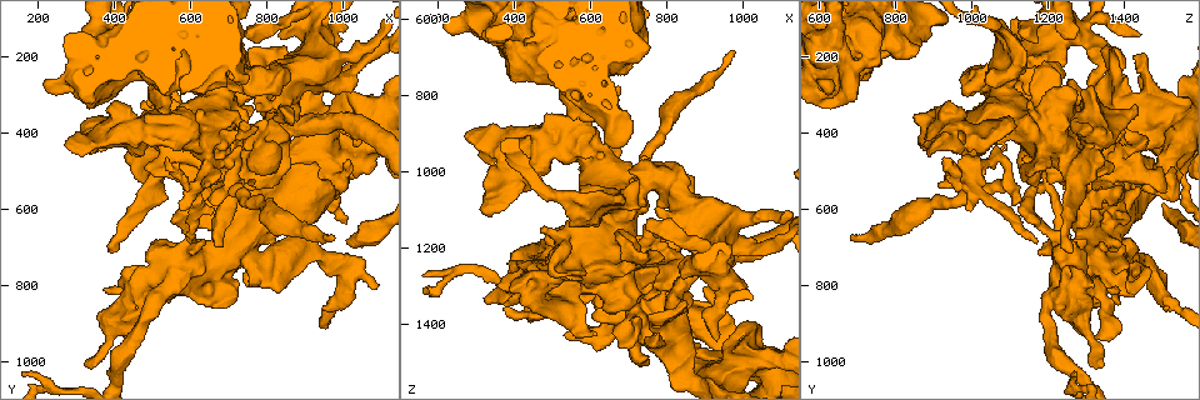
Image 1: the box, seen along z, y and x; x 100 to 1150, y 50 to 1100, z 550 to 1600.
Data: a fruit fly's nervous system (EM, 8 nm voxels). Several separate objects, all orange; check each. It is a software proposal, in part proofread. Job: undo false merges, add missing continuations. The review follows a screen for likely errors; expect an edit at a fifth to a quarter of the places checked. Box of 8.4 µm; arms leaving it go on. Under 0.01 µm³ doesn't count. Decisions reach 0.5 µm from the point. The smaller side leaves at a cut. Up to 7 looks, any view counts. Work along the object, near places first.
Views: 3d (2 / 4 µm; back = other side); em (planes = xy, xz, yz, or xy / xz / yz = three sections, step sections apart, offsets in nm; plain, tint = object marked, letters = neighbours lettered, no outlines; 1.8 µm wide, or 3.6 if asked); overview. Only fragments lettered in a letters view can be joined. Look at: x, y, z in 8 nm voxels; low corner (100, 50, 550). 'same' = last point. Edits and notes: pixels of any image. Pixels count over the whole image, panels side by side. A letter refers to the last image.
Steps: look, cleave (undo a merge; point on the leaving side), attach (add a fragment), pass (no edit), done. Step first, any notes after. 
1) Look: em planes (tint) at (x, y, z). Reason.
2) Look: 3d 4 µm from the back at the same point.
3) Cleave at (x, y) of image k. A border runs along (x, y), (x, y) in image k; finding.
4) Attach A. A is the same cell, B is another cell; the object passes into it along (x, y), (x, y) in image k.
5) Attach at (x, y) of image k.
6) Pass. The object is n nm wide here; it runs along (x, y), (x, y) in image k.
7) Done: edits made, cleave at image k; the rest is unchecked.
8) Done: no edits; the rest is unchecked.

Look: em 3.6 µm yz step 16 (tint) at (370, 155, 635). Sharp bend.

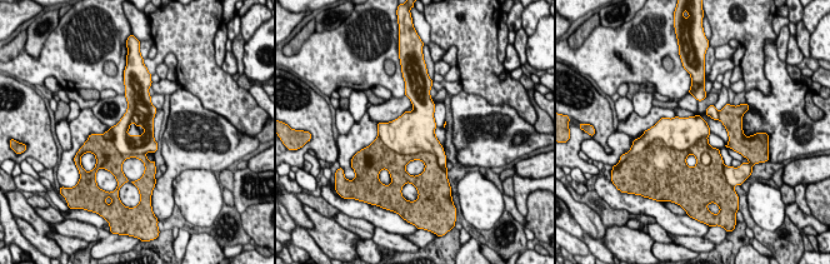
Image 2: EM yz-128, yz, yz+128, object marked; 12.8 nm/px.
Look: em 3.6 µm planes (letters) at the same point.

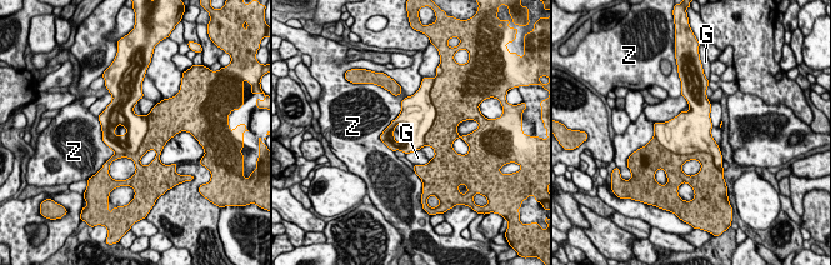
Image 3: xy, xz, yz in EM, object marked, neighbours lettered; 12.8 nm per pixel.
Cleave at (682, 135) of image 3. The object is 440 nm wide here; G and Z are other cells; a border runs along (654, 135), (716, 168) in image 3; a second neuron is stuck on.

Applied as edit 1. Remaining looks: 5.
Look: em 3.6 µm planes (letters) at (390, 705, 1270). Branch stops here.

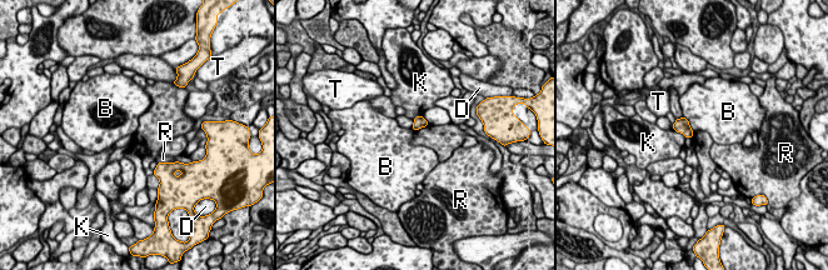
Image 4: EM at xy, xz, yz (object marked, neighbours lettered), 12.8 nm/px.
Pass. The longest contact is with B, 260 nm; B, D, K, R and T are other cells; none of them fits.

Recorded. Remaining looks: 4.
Look: overview.

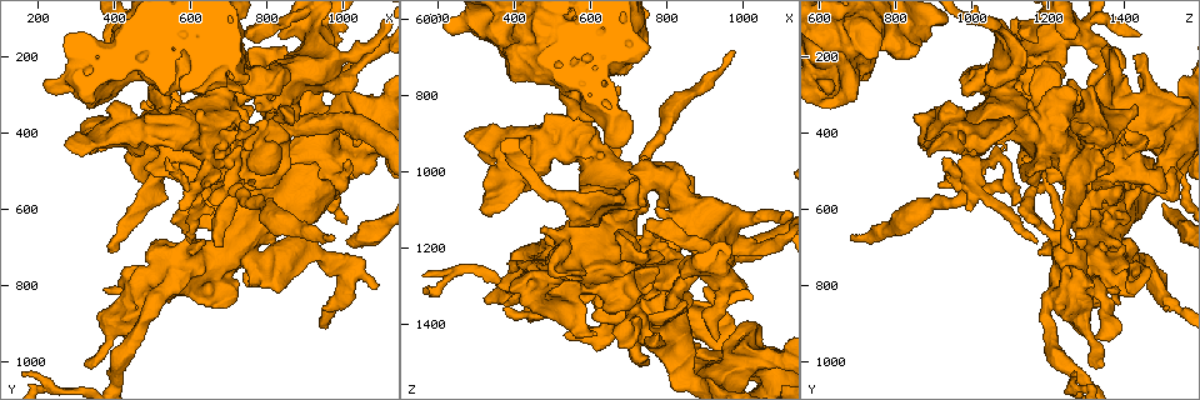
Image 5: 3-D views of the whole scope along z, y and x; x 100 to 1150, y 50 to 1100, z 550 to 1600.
Look: em 3.6 µm yz step 16 (tint) at (770, 555, 1295). Sudden change in width.

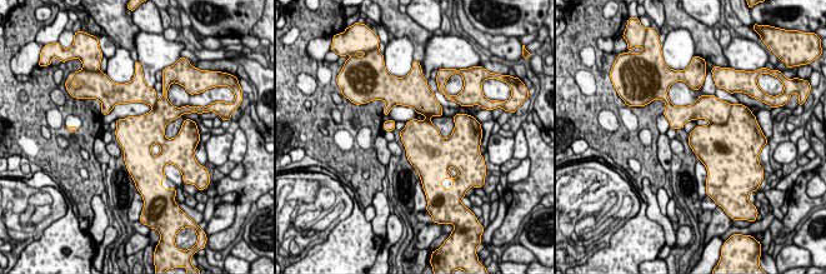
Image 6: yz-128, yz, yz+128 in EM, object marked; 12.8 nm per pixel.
Look: em 3.6 µm planes (letters) at the same point.

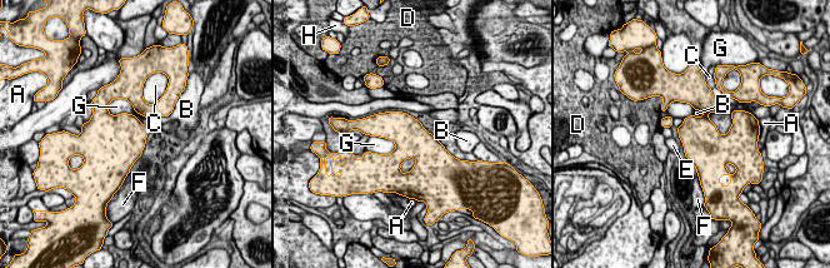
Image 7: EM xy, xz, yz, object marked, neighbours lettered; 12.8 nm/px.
Pass. The longest contact is with G, 400 nm; A, B, C, D, E, F, G and H are other cells; a border runs along (171, 112), (168, 115), (150, 118) in image 7; one neuron here.

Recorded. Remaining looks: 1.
Done: edits made, cleave at image 3; the rest is unchecked.

